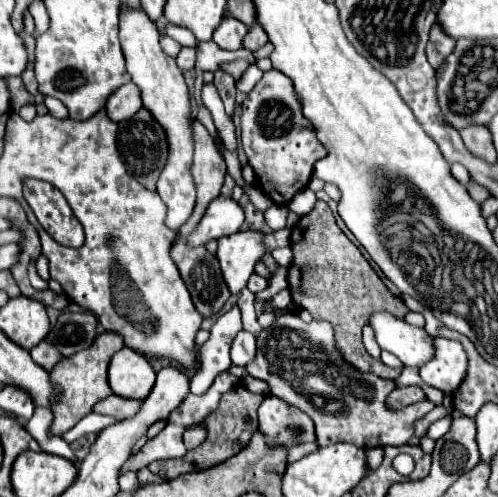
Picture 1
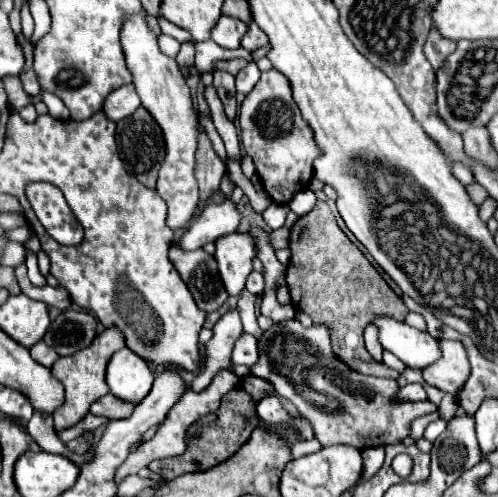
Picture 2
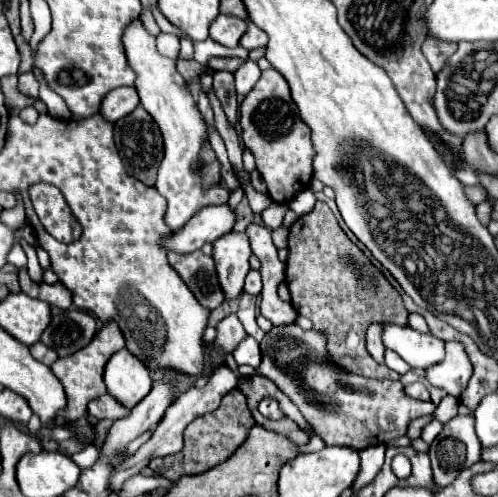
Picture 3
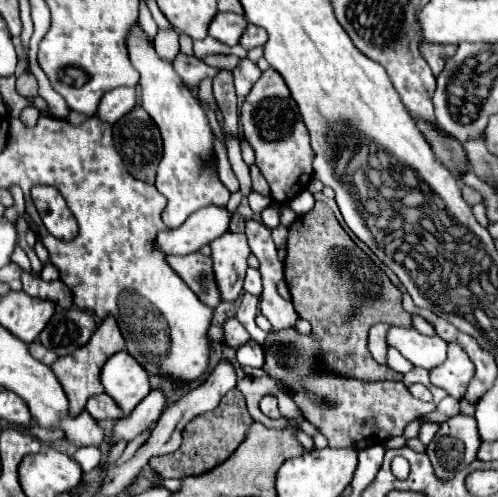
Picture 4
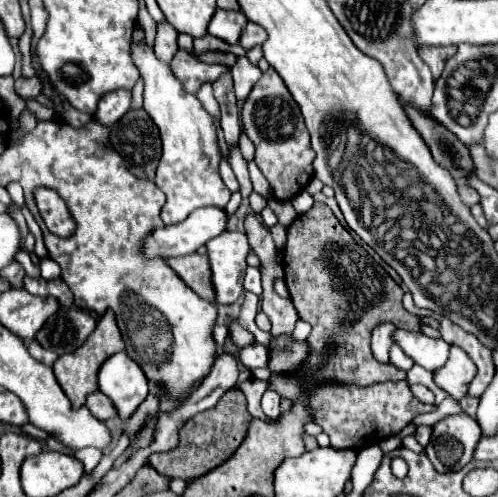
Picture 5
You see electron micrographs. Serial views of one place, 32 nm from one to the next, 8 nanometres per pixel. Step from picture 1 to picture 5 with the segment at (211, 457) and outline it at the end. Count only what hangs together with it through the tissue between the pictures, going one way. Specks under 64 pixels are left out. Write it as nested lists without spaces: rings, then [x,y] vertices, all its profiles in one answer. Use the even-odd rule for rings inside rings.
[[[232,388],[218,400],[218,404],[214,408],[200,412],[200,414],[192,416],[190,420],[186,420],[186,424],[180,428],[178,446],[168,452],[156,452],[154,468],[170,478],[182,478],[182,480],[200,478],[200,476],[208,474],[210,470],[218,468],[220,464],[224,464],[236,452],[236,448],[246,438],[250,420],[252,420],[252,416],[246,408],[246,398],[244,398],[242,390]]]

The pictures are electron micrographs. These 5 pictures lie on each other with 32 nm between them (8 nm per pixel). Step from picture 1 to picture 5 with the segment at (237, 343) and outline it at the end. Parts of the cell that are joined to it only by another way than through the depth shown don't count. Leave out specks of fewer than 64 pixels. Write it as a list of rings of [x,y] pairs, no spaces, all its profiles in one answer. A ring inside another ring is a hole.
[[[252,344],[252,346],[246,346],[242,348],[242,352],[238,354],[240,362],[248,368],[266,368],[268,366],[268,360],[270,360],[270,350],[262,344]]]

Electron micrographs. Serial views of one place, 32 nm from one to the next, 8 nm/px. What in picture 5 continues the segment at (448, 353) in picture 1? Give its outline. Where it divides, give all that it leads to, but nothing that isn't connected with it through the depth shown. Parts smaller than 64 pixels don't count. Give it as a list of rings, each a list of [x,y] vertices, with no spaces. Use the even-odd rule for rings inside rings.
[[[452,346],[448,362],[434,372],[434,382],[446,390],[452,398],[460,400],[468,394],[468,386],[476,376],[476,366],[470,356],[462,350]]]

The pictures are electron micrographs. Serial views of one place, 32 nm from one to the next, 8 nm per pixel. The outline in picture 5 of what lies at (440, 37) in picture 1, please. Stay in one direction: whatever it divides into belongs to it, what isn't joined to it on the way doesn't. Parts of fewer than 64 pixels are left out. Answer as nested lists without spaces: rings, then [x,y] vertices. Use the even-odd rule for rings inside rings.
[[[424,46],[424,48],[418,50],[418,54],[420,54],[420,58],[430,66],[434,80],[438,80],[440,74],[442,74],[442,70],[444,70],[446,60],[456,54],[456,48],[454,48],[454,46],[446,46],[446,48],[438,48],[438,46],[428,48],[428,46]]]

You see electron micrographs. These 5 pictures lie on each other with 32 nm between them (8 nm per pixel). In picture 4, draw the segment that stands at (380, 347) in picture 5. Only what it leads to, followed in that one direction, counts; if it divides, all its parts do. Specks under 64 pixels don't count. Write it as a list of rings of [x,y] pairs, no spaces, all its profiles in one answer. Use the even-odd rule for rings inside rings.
[[[374,324],[370,328],[370,336],[368,336],[368,346],[370,352],[374,356],[376,362],[386,364],[386,352],[388,352],[388,342],[386,342],[386,332],[390,330],[390,324]]]

